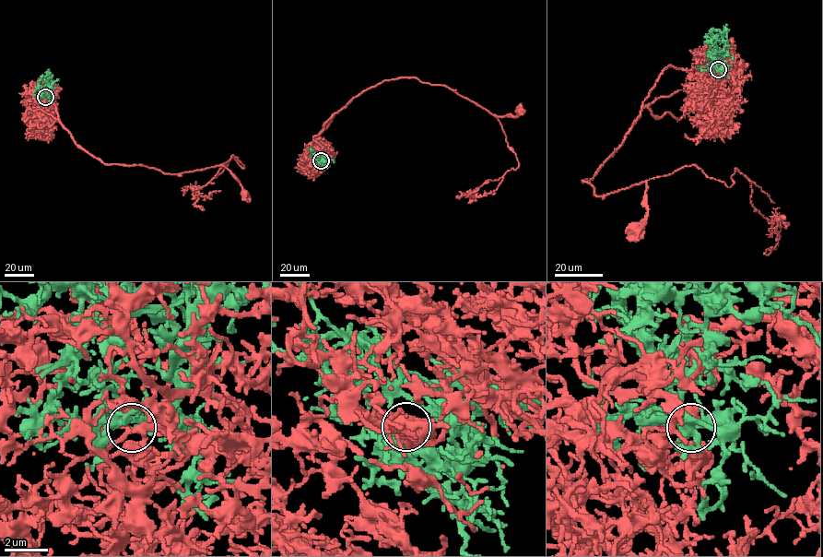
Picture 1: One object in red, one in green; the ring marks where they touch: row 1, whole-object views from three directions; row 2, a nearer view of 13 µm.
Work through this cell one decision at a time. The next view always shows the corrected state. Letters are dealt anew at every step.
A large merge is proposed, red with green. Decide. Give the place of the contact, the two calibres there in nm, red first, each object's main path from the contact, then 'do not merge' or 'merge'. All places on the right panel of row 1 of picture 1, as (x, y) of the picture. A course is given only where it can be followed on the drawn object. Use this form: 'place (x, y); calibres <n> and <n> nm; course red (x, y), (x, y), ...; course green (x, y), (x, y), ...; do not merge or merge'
place (718, 69); calibres 200 and 140 nm; course red (718, 69), (701, 82), (668, 65), (623, 141), (582, 181), (605, 195), (645, 182), (636, 226); course green (718, 69), (722, 69), (713, 59), (711, 41), (721, 41), (726, 35), (726, 24); merge

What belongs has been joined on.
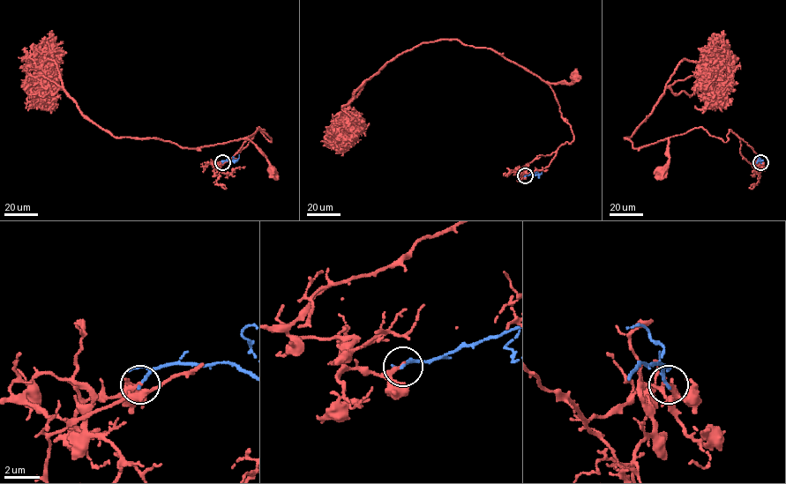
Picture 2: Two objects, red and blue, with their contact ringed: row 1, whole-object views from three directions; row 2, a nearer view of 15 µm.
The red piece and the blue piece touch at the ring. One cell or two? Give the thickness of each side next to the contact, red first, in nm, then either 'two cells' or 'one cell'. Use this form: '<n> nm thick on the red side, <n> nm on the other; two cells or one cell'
280 nm thick on the red side, 130 nm on the other; two cells

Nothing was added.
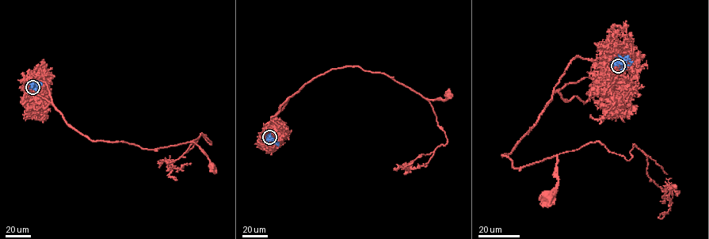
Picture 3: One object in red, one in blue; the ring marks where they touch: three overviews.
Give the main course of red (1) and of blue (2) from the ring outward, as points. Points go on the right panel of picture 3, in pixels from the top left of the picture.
1: (619, 66), (597, 66), (576, 56), (537, 121), (502, 155), (522, 168), (556, 156), (558, 180), (548, 194)
2: (619, 66), (626, 59), (633, 61)

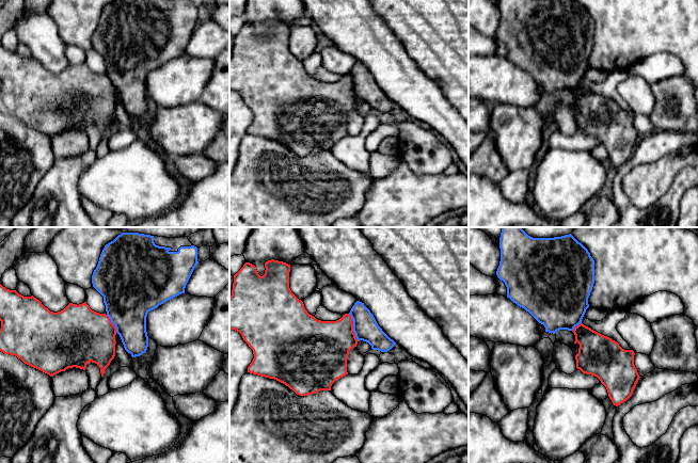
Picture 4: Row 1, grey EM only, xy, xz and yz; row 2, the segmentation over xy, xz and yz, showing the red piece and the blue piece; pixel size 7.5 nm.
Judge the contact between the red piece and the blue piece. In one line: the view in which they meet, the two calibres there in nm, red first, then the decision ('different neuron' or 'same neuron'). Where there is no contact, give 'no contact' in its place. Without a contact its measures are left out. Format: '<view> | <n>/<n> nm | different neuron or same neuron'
xz | 380/190 nm | same neuron

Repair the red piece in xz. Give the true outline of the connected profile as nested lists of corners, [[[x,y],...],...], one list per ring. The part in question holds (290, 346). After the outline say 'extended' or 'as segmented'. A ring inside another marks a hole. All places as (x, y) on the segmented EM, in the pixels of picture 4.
[[[268,260],[265,262],[265,274],[260,276],[256,267],[245,262],[234,275],[232,296],[229,297],[229,329],[239,332],[243,340],[253,350],[254,358],[248,367],[248,372],[274,379],[299,396],[317,394],[320,390],[331,390],[332,384],[348,374],[347,360],[349,351],[356,347],[360,340],[366,341],[372,350],[390,351],[396,342],[391,339],[378,325],[374,315],[356,301],[349,314],[336,321],[321,321],[310,315],[304,304],[289,288],[290,265]]]; extended

